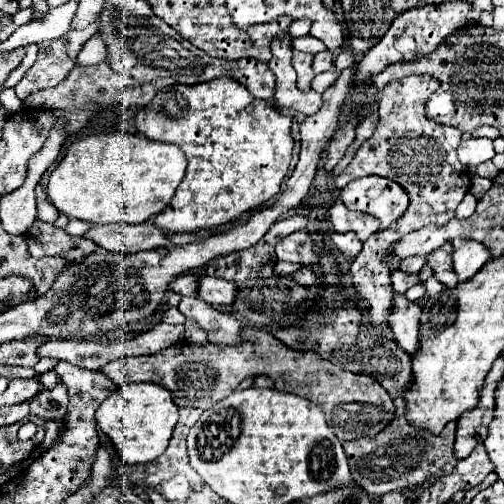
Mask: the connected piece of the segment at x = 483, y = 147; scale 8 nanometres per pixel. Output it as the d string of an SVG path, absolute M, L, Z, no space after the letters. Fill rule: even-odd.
M471 137L467 141L461 141L457 155L465 167L477 167L479 163L493 159L493 141L487 137Z

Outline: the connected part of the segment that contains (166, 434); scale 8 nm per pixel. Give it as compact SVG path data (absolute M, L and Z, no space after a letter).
M131 383L119 387L95 413L97 427L111 439L125 464L149 463L157 459L167 449L177 417L179 407L173 403L171 393L155 383Z

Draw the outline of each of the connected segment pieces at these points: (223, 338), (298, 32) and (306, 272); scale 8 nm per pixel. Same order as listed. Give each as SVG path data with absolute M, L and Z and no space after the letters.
M183 297L177 307L187 319L197 321L197 325L207 333L207 339L211 343L227 347L229 343L243 341L241 337L243 323L235 319L231 313L221 313L199 297Z
M307 19L294 20L288 29L290 35L293 37L301 37L309 33L309 21Z
M308 266L302 267L299 271L292 274L293 279L300 285L311 286L317 282L317 277Z

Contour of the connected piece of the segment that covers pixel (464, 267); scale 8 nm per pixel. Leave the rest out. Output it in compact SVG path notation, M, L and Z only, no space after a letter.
M453 239L453 269L459 281L471 279L489 259L491 253L477 241L469 239Z

